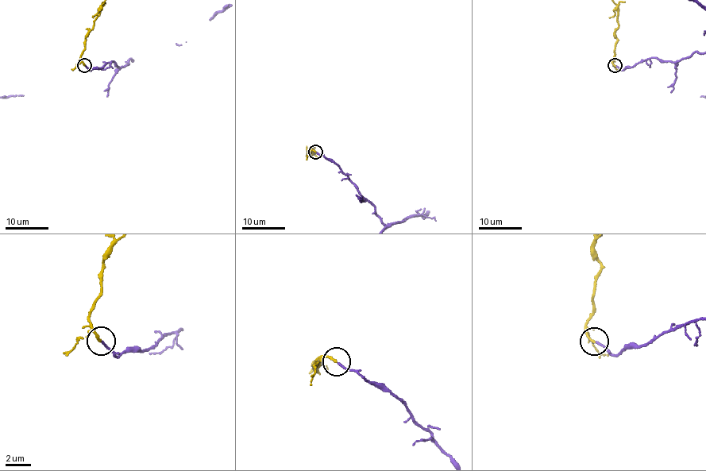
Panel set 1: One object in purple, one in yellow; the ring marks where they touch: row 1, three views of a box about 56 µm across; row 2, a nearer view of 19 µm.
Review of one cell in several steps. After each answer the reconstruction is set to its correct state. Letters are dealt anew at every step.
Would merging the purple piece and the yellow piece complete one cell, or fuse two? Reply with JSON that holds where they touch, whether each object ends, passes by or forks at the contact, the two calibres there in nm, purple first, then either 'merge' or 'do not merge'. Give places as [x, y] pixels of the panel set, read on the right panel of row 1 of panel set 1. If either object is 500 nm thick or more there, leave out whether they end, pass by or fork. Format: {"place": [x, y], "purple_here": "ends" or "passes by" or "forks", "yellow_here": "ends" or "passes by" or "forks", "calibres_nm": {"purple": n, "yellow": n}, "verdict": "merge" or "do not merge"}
{"place": [615, 65], "purple_here": "ends", "yellow_here": "ends", "calibres_nm": {"purple": 150, "yellow": 190}, "verdict": "merge"}

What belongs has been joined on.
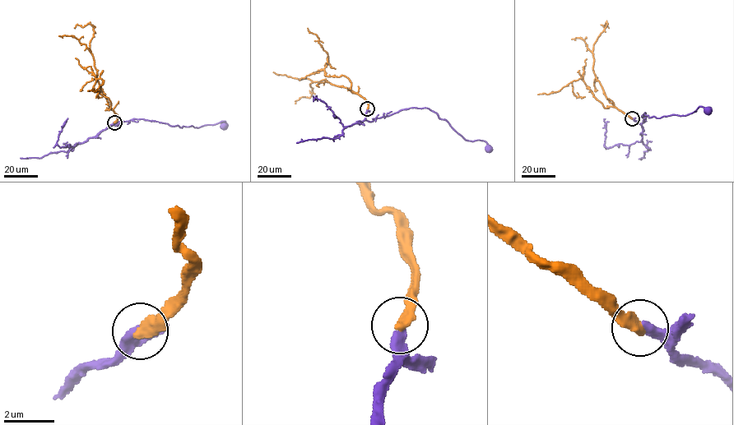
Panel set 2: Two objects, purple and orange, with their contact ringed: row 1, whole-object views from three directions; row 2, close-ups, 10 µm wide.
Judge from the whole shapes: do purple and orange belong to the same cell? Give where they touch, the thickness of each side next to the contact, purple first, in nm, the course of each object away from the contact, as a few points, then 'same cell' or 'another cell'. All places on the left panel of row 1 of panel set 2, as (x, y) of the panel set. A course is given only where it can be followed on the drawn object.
at (114, 122); 420 nm thick on the purple side, 400 nm on the other; purple runs (113, 122), (107, 127), (119, 122), (134, 119), (182, 127), (199, 127), (224, 121), (225, 126); orange runs (113, 122), (118, 117), (97, 79), (91, 53), (93, 26), (88, 23), (74, 28); same cell

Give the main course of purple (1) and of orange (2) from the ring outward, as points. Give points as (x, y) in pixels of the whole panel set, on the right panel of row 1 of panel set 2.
1: (632, 118), (641, 123), (646, 119), (645, 113), (648, 117), (661, 117), (686, 115), (699, 106), (708, 110)
2: (632, 118), (610, 102), (593, 70), (593, 44), (607, 23), (606, 22), (604, 26), (606, 24), (609, 28)

